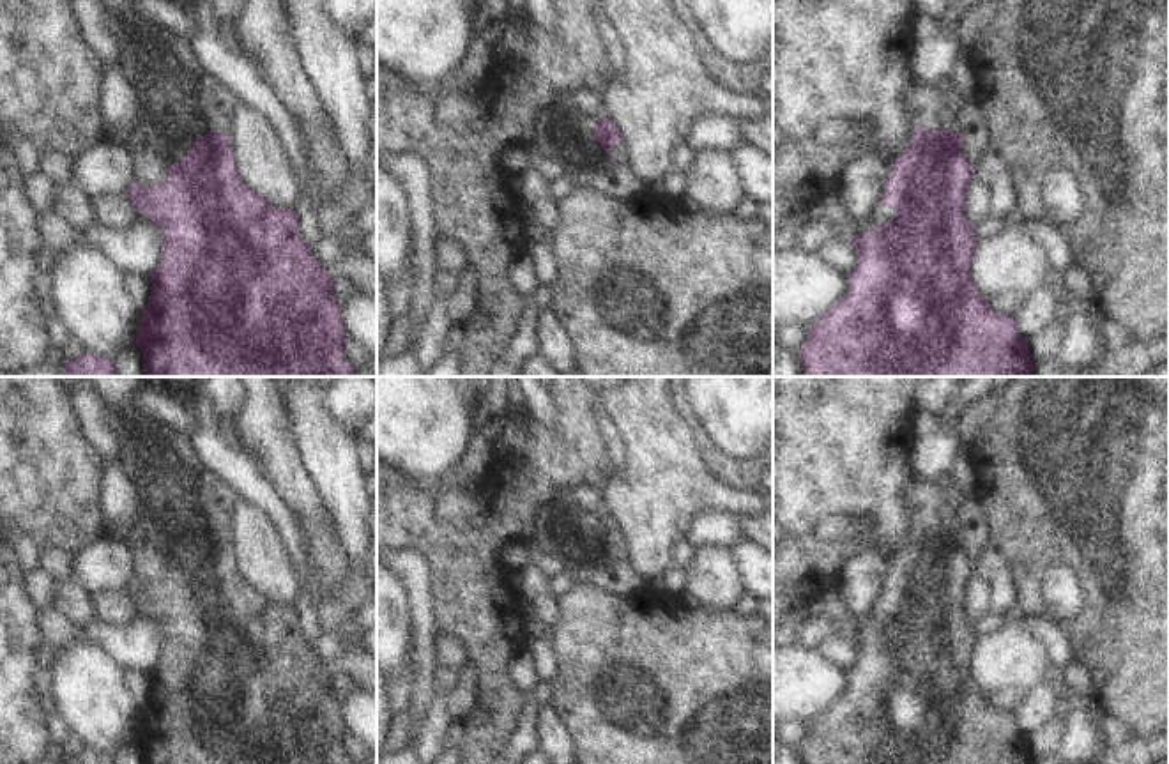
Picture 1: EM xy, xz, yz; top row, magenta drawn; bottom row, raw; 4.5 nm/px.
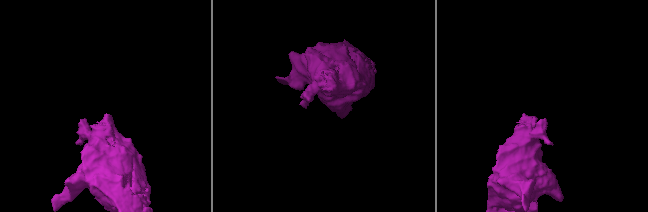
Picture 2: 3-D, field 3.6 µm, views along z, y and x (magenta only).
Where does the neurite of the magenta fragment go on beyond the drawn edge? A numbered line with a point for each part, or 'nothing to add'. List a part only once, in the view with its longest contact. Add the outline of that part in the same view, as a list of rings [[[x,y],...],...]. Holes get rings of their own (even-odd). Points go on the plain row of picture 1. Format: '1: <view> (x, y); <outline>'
1: yz (938, 503); [[[951,476],[937,481],[916,478],[909,486],[909,500],[916,509],[916,518],[934,527],[957,529],[960,523],[960,504],[966,499],[967,492]]]

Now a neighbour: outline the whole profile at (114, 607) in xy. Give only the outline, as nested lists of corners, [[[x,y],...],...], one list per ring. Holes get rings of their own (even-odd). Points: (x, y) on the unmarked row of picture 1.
[[[99,591],[90,596],[90,601],[97,623],[124,626],[138,617],[138,610],[126,591]]]

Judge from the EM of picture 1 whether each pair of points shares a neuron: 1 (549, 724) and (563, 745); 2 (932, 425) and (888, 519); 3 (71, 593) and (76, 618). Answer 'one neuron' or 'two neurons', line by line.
1: one neuron
2: two neurons
3: one neuron

